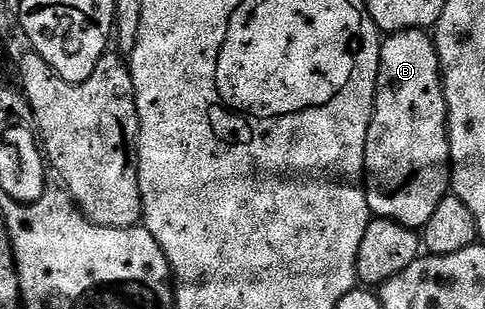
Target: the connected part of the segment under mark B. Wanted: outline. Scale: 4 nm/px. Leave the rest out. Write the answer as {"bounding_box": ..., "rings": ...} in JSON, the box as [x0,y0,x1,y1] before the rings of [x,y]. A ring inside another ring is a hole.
{"bounding_box":[365,29,451,228],"rings":[[[426,29],[396,30],[382,39],[379,48],[379,79],[375,89],[375,111],[365,144],[365,189],[375,218],[388,218],[402,226],[422,228],[433,216],[437,204],[448,197],[451,181],[451,149],[447,135],[447,105],[439,53]]]}

